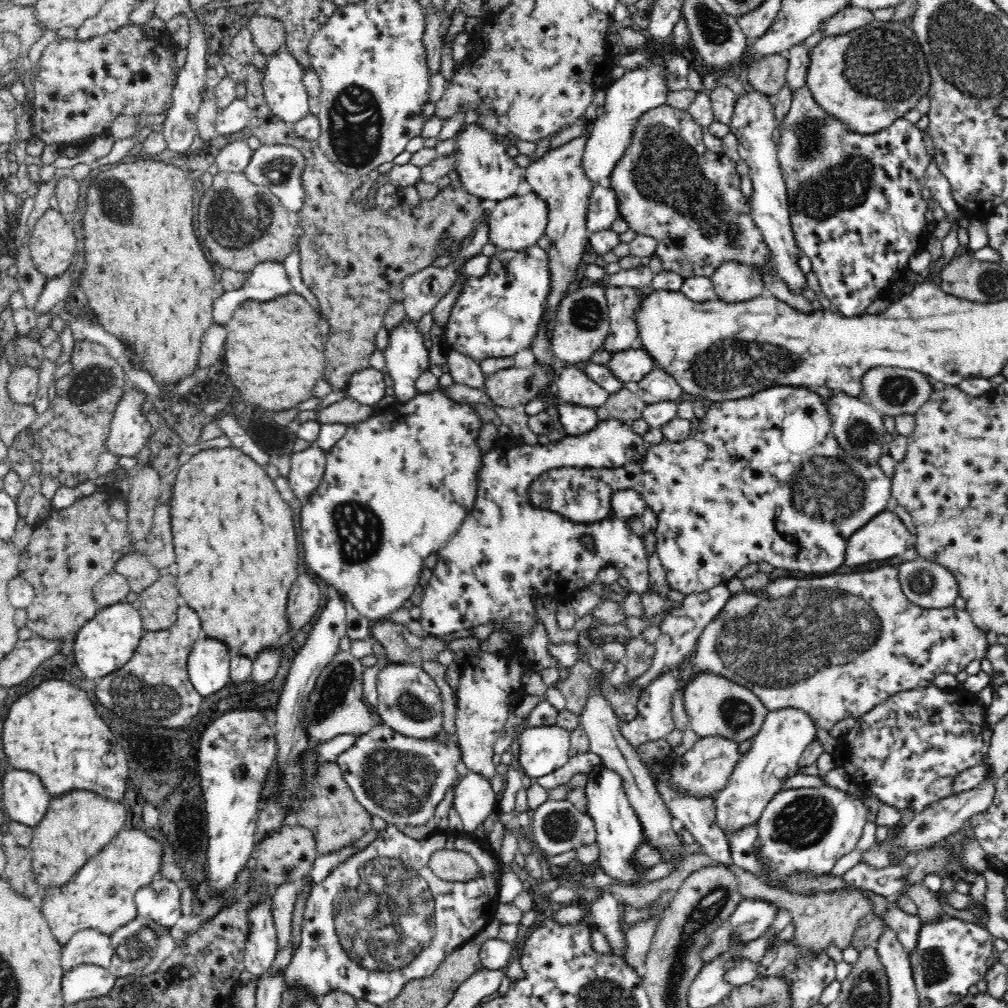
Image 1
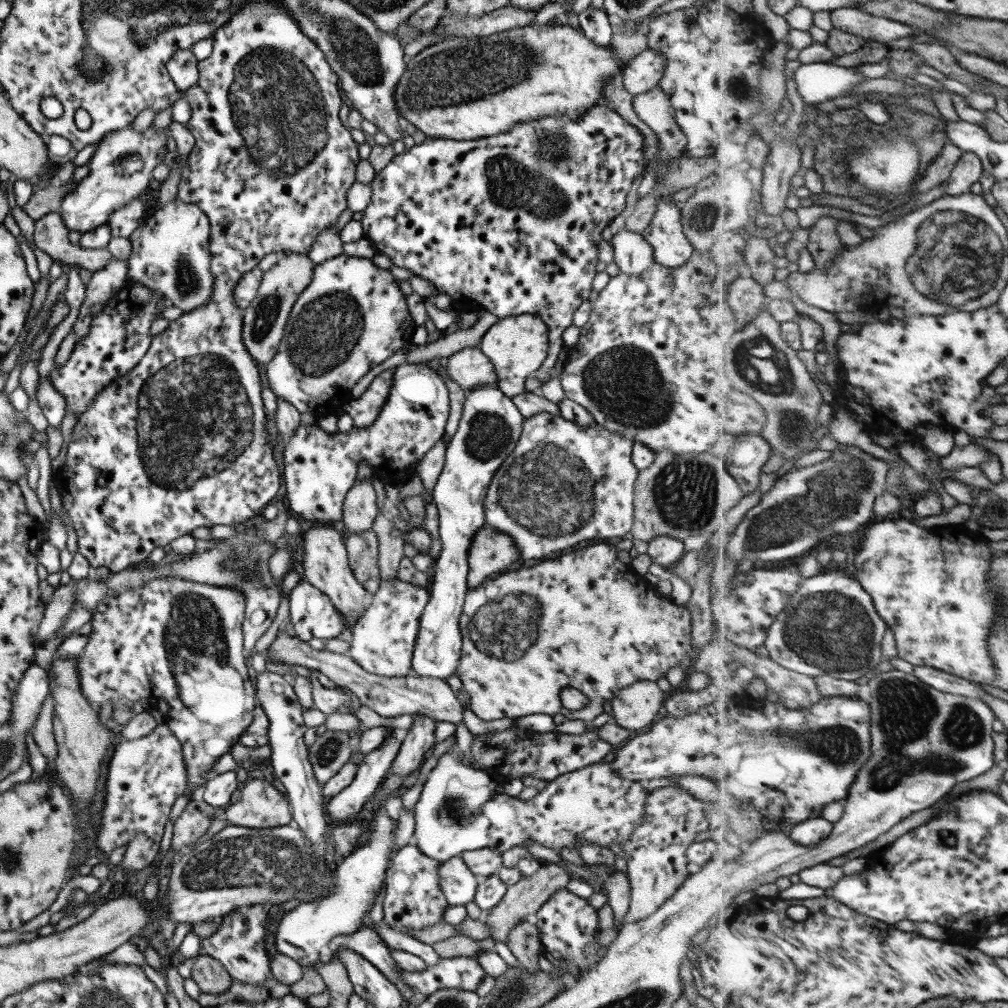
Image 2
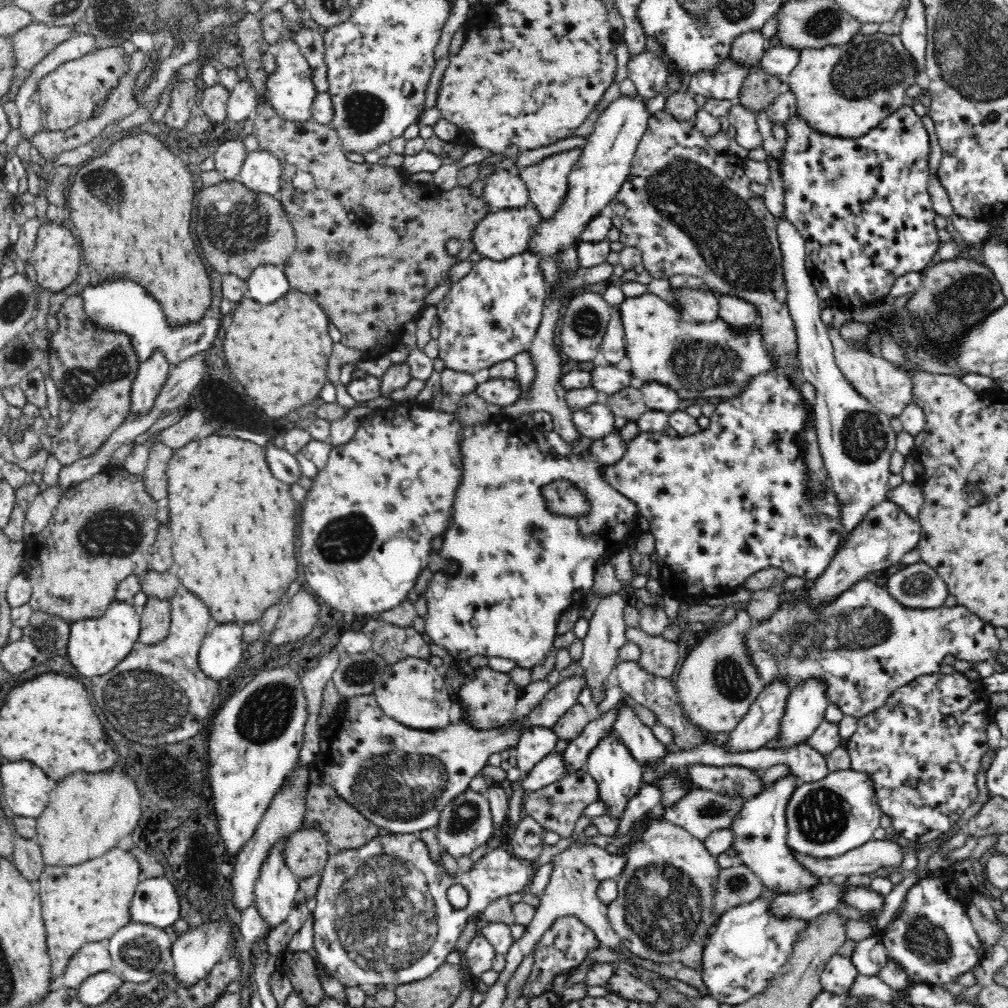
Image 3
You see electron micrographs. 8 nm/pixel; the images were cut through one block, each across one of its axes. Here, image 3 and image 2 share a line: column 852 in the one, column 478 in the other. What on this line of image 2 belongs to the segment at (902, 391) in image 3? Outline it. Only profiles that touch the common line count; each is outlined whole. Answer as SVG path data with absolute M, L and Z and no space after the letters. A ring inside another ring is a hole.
M477 346L463 348L449 356L446 373L464 393L483 385L496 385L491 361Z

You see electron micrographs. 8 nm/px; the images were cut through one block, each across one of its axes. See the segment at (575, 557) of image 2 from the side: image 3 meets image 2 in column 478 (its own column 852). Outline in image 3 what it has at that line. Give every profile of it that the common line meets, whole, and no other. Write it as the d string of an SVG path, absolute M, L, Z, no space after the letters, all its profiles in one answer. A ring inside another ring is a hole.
M864 579L842 594L836 594L836 598L824 606L811 606L807 594L780 602L770 618L754 620L750 630L744 634L744 645L746 655L764 686L784 679L792 690L804 681L818 679L826 685L828 704L835 704L843 716L859 719L882 708L901 686L909 685L918 677L940 673L942 660L948 654L966 662L994 660L1001 652L1000 635L999 630L984 623L964 606L907 608L892 598L886 583Z

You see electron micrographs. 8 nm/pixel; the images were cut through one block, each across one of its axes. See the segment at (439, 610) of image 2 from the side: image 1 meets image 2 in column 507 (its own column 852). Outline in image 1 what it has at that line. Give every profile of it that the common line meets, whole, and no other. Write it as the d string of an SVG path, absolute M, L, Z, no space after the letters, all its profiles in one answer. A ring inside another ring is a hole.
M840 391L835 398L828 400L828 409L833 423L833 434L838 437L840 445L845 448L845 452L852 454L855 458L863 458L871 464L878 464L881 457L881 446L884 444L884 425L882 415L872 406L864 405L858 398L850 397Z

